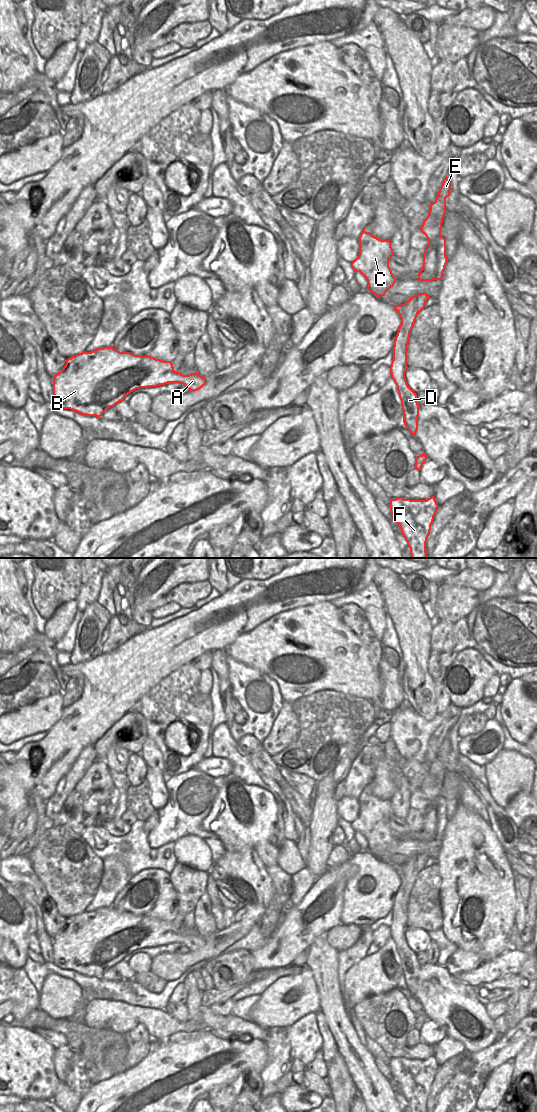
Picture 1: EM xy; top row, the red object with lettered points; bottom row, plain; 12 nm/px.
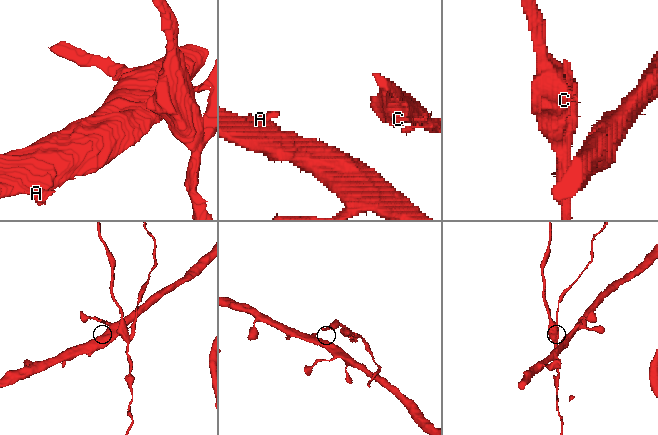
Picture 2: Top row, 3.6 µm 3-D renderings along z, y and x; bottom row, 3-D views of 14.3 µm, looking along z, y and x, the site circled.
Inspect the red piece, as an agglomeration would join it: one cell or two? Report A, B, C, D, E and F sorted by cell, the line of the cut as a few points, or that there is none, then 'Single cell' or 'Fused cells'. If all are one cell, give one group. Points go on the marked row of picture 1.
Groups: A B C D E F. No split. Single cell

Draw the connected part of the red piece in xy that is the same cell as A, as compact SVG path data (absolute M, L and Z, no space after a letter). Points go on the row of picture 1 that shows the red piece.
M113 346L103 347L91 352L84 351L66 360L63 369L53 376L54 404L58 408L70 409L85 416L101 417L107 409L123 401L134 390L168 383L180 383L185 385L189 391L197 391L206 384L206 378L197 372L183 375L174 370L171 361L163 361L151 356L134 355L130 352L120 352Z

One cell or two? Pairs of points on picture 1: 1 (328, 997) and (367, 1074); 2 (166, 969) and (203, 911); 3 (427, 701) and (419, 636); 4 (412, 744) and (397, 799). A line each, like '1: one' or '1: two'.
1: one
2: one
3: one
4: two

